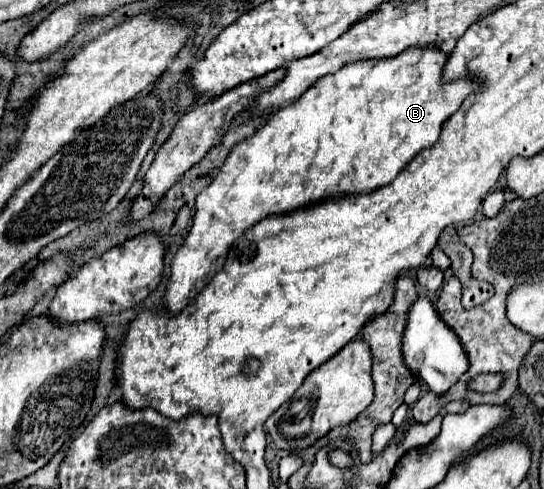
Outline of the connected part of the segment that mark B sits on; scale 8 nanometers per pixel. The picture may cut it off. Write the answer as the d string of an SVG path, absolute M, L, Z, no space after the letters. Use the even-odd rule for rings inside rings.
M414 45L396 57L360 59L348 63L336 73L320 77L304 93L304 97L300 97L300 101L288 105L288 109L278 109L262 129L256 129L252 137L236 143L214 181L196 197L194 225L172 261L172 275L164 295L164 305L168 311L178 313L184 303L196 297L200 289L204 289L206 279L224 261L232 241L264 217L294 211L334 195L366 193L388 185L416 153L430 147L438 139L442 121L458 111L468 95L478 93L478 89L484 87L484 83L472 75L442 81L446 61L448 53L442 49L432 45Z

